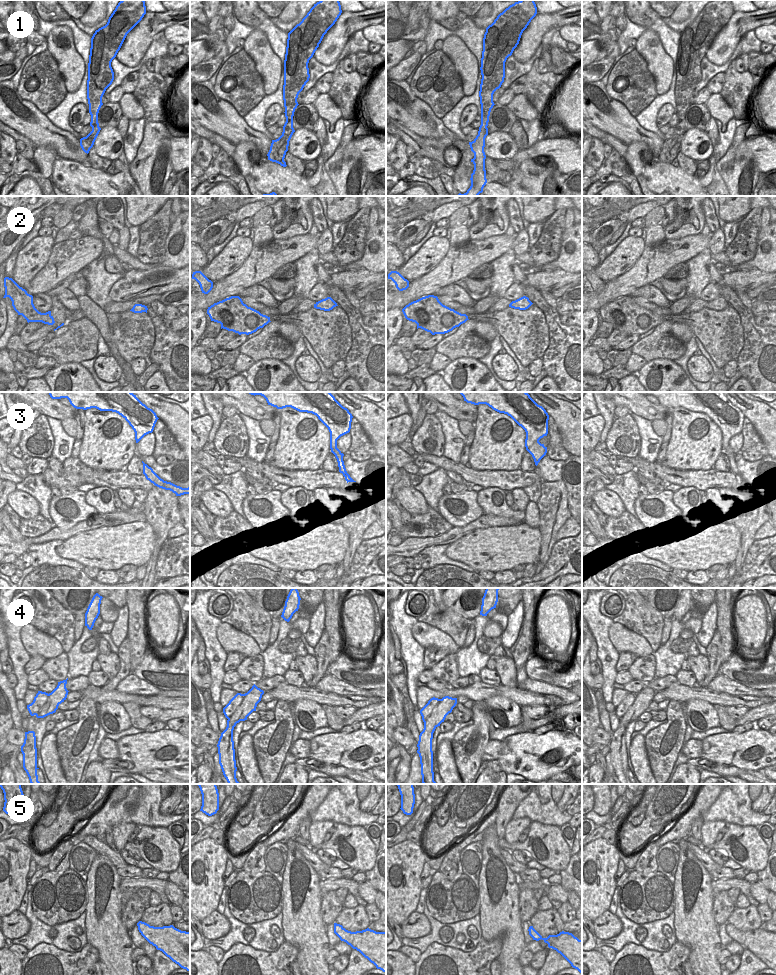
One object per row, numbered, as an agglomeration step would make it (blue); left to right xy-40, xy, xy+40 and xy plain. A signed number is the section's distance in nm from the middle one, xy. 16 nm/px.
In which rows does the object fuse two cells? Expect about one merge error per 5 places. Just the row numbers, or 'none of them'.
1, 4

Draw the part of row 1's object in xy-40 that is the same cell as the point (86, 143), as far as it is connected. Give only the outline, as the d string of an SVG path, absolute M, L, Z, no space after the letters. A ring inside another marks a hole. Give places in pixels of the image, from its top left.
M92 110L90 115L91 115L90 126L92 127L92 131L86 137L80 139L80 146L82 150L87 154L89 153L90 149L93 147L94 142L101 130L95 126L96 113L94 112L94 110Z

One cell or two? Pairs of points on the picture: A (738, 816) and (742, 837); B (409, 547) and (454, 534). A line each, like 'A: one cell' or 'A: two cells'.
A: two cells
B: one cell

